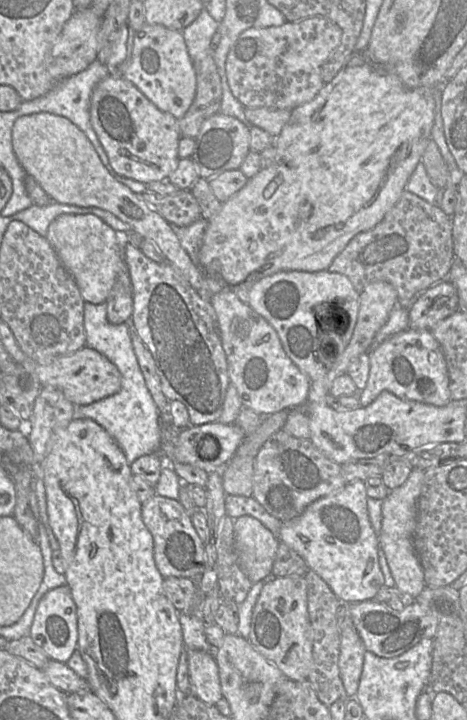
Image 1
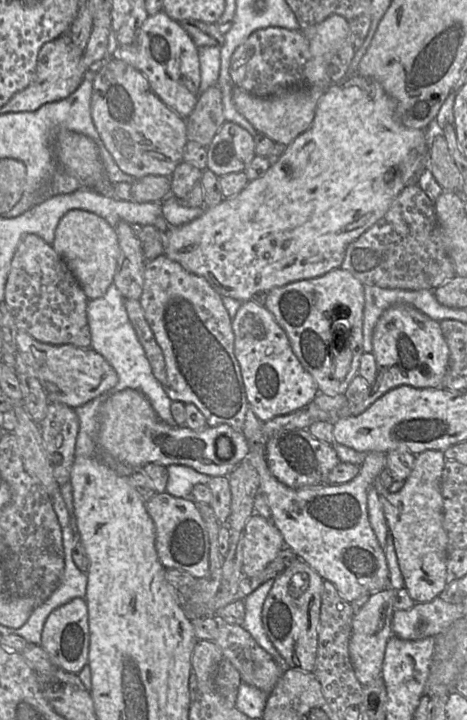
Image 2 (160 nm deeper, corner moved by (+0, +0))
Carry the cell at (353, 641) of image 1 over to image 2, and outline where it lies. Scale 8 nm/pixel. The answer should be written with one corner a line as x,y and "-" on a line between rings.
385,588
371,594
368,601
353,617
349,655
355,676
363,686
381,675
386,645
388,640
393,636
394,596
395,590
391,588

